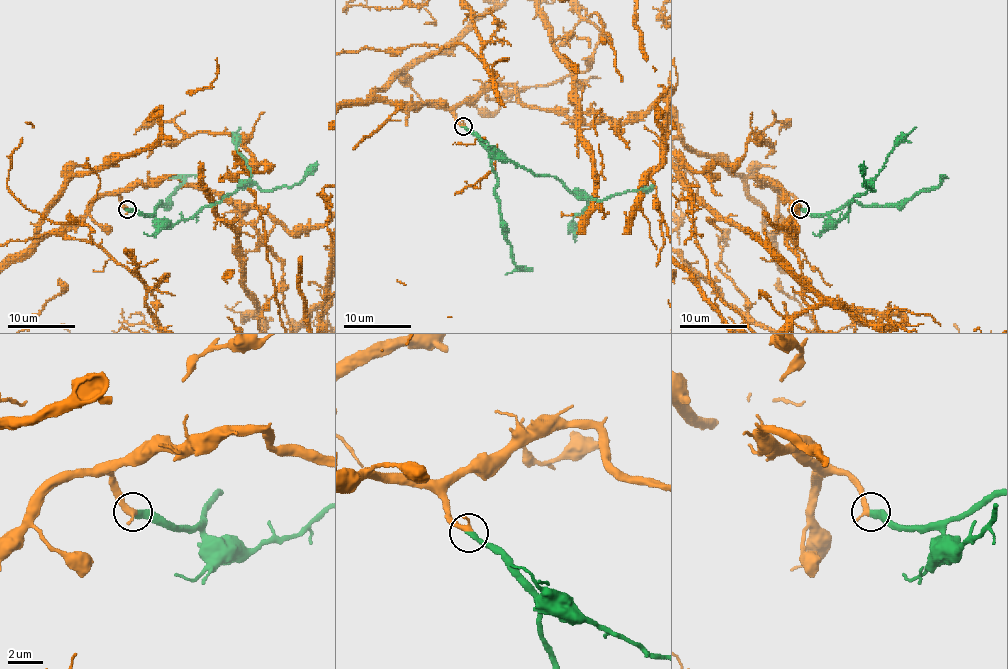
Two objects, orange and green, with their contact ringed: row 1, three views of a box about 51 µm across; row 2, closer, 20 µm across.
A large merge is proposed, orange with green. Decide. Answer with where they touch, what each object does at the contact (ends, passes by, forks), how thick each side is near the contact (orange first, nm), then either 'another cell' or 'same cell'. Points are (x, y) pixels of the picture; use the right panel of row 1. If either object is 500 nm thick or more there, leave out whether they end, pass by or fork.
(800, 209) | orange ends | green ends | 400/360 nm | same cell

